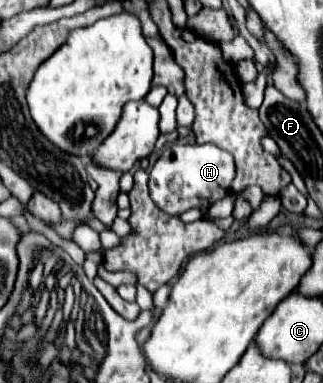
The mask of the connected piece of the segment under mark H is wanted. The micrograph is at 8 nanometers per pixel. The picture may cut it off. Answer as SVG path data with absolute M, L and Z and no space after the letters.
M179 144L164 148L150 170L150 196L168 214L182 214L188 208L206 212L218 198L230 192L234 160L214 144Z

